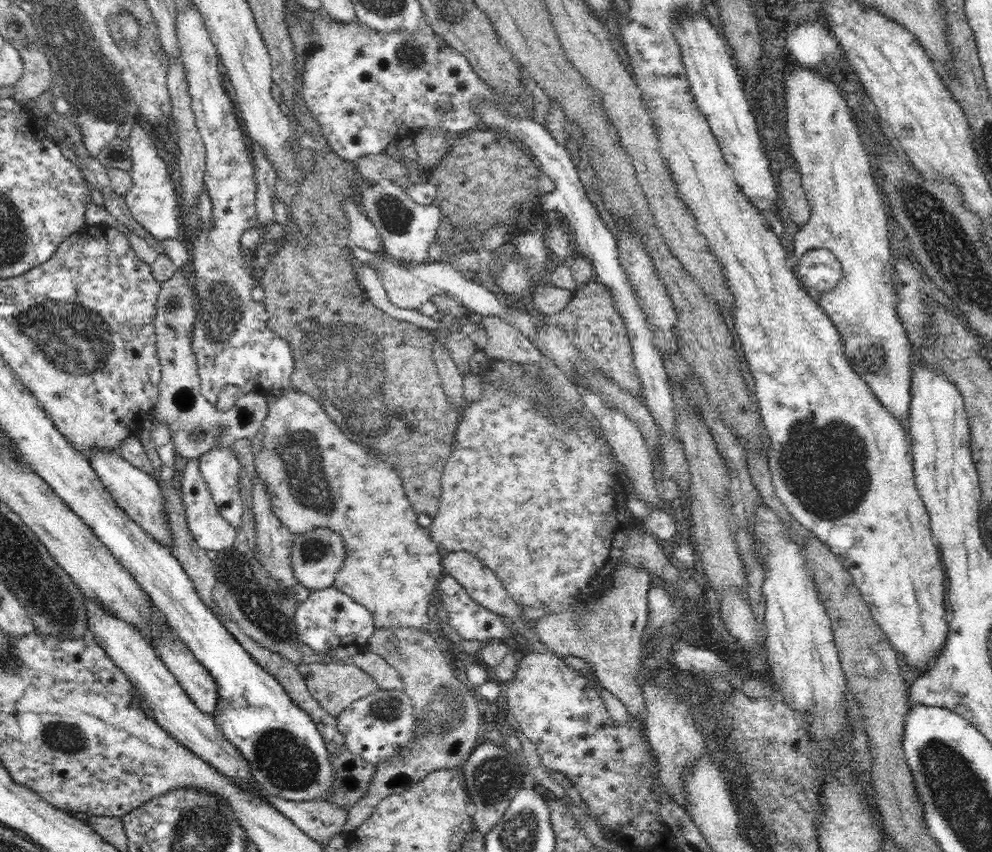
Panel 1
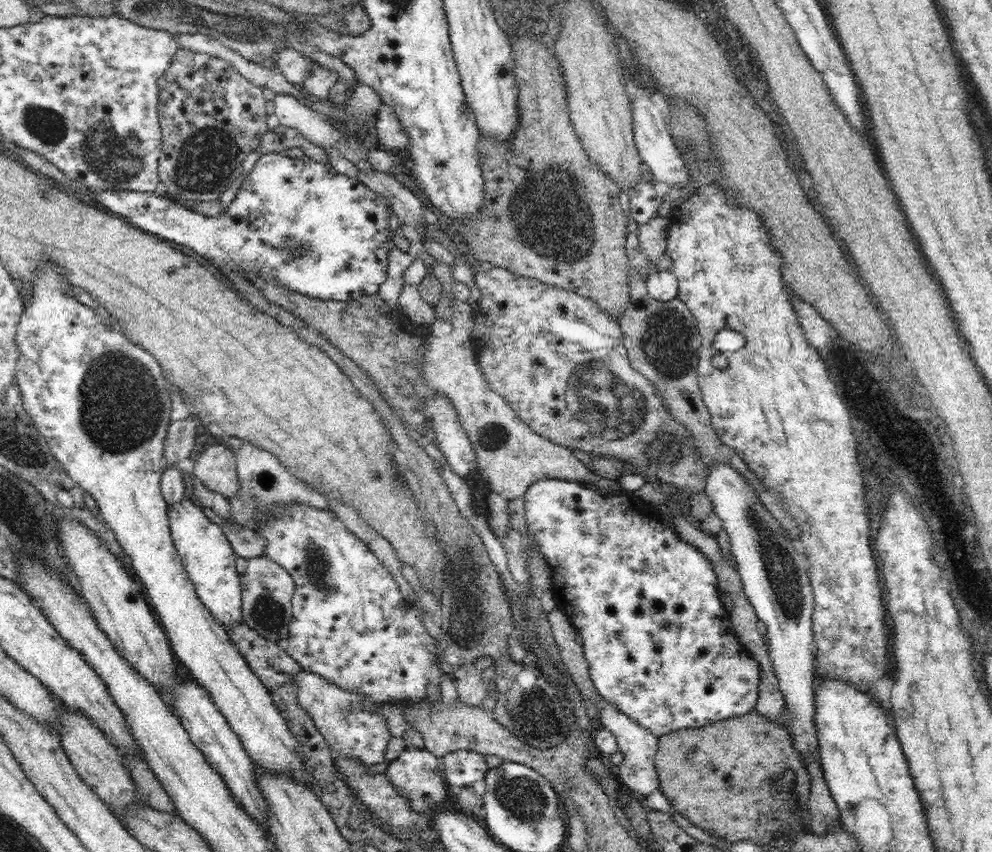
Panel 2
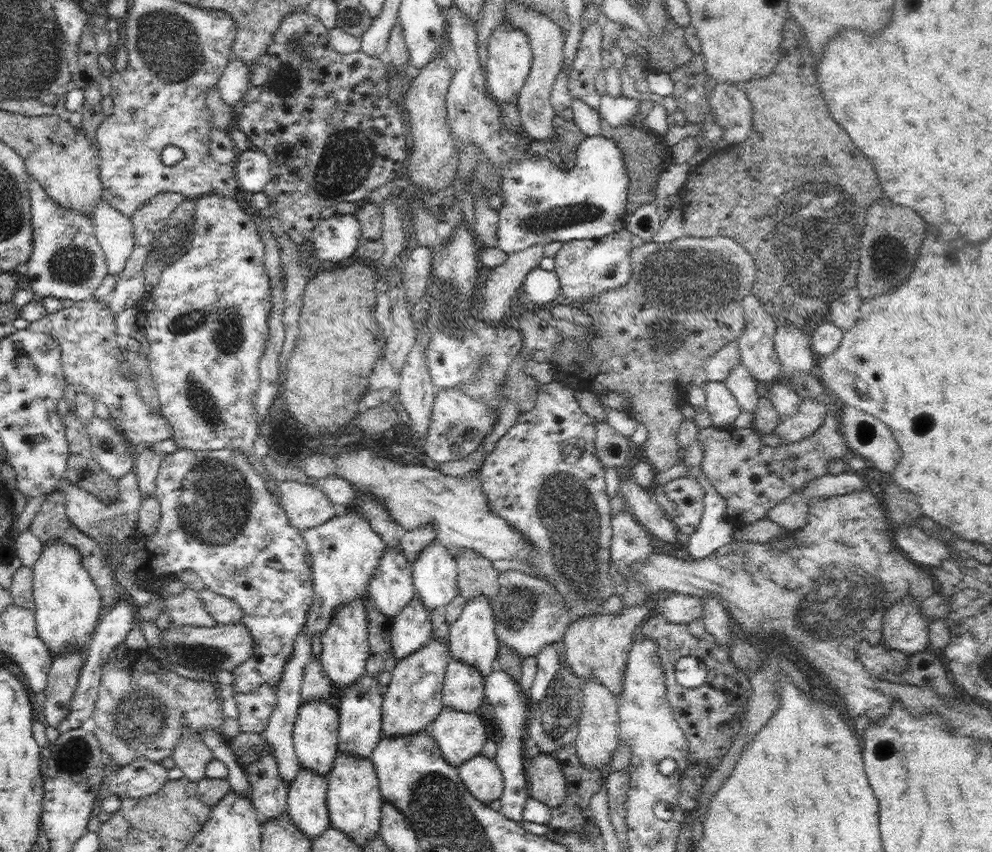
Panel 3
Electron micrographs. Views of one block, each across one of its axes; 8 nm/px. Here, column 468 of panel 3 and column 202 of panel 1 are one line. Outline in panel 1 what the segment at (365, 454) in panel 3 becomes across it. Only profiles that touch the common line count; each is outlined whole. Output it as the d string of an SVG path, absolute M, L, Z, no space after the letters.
M188 459L184 468L180 492L183 497L185 517L188 528L192 531L198 546L205 548L207 551L217 550L217 552L222 554L225 549L229 549L234 544L237 529L222 516L220 509L215 505L210 489L200 472L198 462L199 459Z

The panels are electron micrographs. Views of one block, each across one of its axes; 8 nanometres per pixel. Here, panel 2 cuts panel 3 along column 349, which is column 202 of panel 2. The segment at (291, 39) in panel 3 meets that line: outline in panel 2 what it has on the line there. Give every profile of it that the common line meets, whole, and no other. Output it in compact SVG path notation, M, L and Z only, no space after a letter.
M180 48L167 68L165 78L166 88L160 90L159 95L163 156L158 166L158 178L167 188L165 196L183 207L216 200L236 182L240 183L248 154L259 148L264 134L269 134L263 90L245 80L228 61Z

